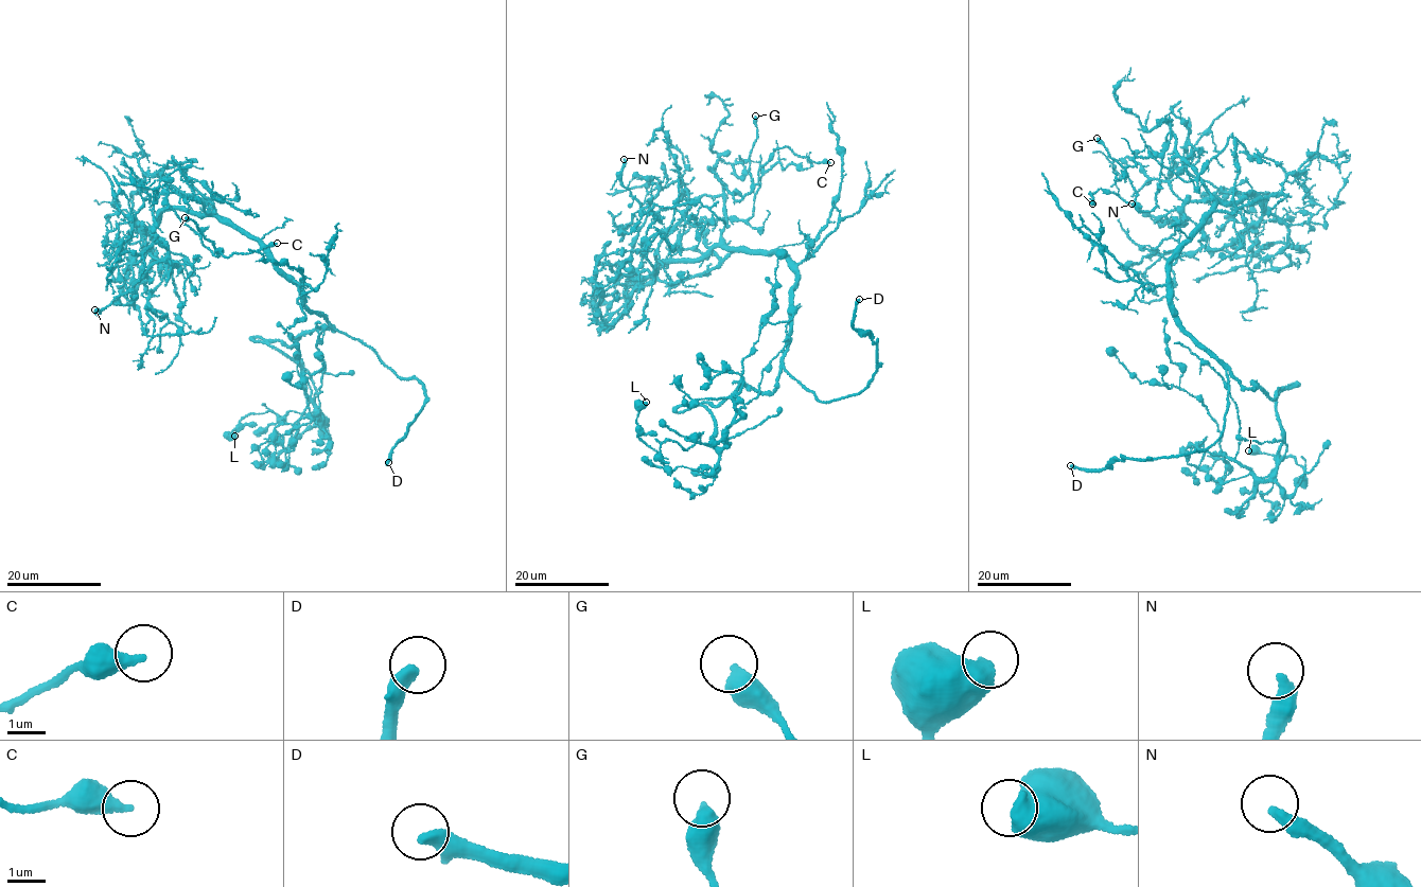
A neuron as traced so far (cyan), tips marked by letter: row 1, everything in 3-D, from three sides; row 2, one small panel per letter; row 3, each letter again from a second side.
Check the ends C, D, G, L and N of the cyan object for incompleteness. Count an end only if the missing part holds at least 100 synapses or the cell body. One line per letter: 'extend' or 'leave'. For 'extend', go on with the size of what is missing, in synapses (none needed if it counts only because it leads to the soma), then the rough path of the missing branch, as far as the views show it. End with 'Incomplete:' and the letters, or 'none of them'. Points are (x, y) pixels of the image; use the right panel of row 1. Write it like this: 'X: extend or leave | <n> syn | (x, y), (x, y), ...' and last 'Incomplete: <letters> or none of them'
C: leave
D: extend | (1070, 465), (1065, 471), (1042, 458), (1030, 457), (1023, 451)
G: leave
L: leave
N: leave
Incomplete: D

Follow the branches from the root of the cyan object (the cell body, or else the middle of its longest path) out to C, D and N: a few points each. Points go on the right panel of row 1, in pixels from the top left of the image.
C: (1186, 330), (1173, 313), (1170, 268), (1213, 203), (1174, 137), (1151, 211), (1100, 189), (1092, 203)
D: (1186, 330), (1225, 370), (1228, 401), (1221, 436), (1205, 450), (1179, 456), (1124, 458), (1098, 469), (1070, 465)
N: (1186, 330), (1173, 313), (1172, 259), (1218, 200), (1252, 193), (1188, 201), (1179, 222), (1132, 203)

